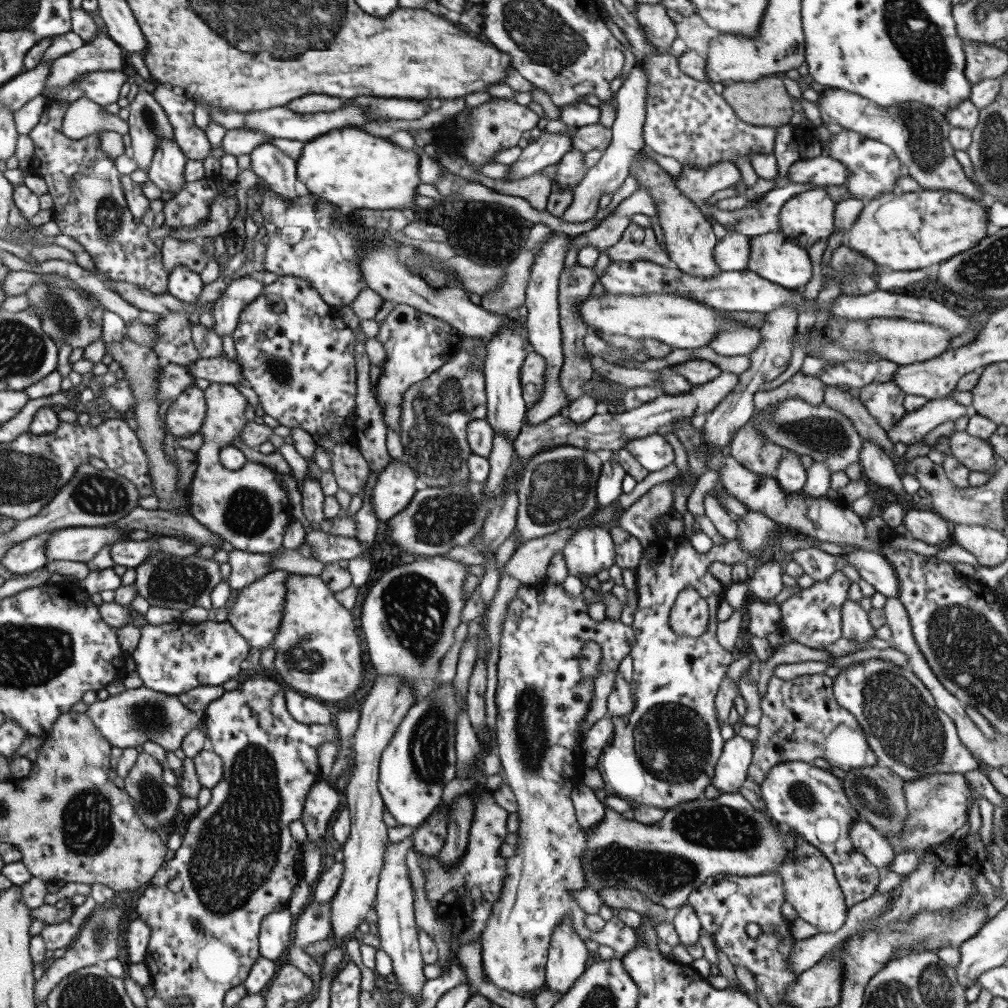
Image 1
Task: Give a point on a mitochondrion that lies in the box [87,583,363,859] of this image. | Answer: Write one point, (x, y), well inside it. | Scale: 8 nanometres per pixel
(150, 717)

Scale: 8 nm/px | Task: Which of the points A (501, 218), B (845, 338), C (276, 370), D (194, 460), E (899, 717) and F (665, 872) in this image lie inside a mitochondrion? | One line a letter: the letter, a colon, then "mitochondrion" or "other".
A: mitochondrion
B: other
C: mitochondrion
D: other
E: mitochondrion
F: mitochondrion

